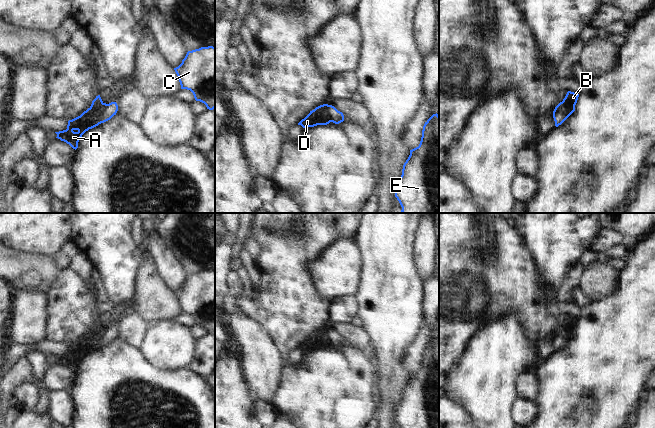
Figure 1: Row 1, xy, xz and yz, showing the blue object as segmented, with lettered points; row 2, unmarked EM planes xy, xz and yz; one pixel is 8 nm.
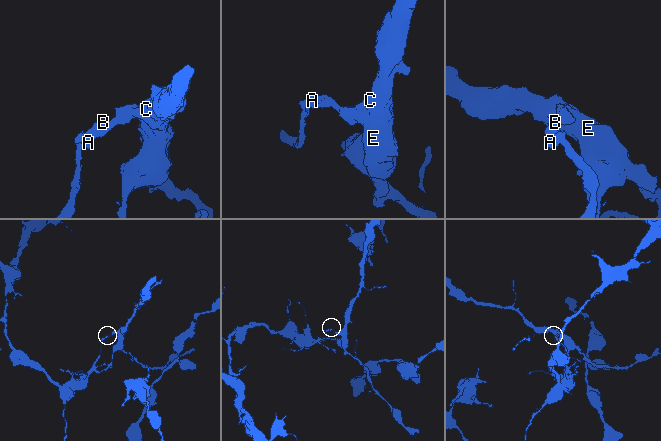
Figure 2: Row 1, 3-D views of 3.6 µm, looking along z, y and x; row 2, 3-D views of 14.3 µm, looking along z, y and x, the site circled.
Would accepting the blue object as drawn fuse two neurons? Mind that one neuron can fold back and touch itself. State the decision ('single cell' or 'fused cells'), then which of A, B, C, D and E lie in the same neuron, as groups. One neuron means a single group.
fused cells | A B D / C E

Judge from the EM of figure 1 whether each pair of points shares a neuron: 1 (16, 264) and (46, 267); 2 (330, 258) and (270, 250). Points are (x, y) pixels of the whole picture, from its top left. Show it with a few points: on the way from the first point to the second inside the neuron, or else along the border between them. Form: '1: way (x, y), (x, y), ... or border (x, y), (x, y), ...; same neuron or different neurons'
1: way (23, 267), (39, 267); same neuron
2: border (337, 241), (330, 244), (309, 266), (310, 278); different neurons

